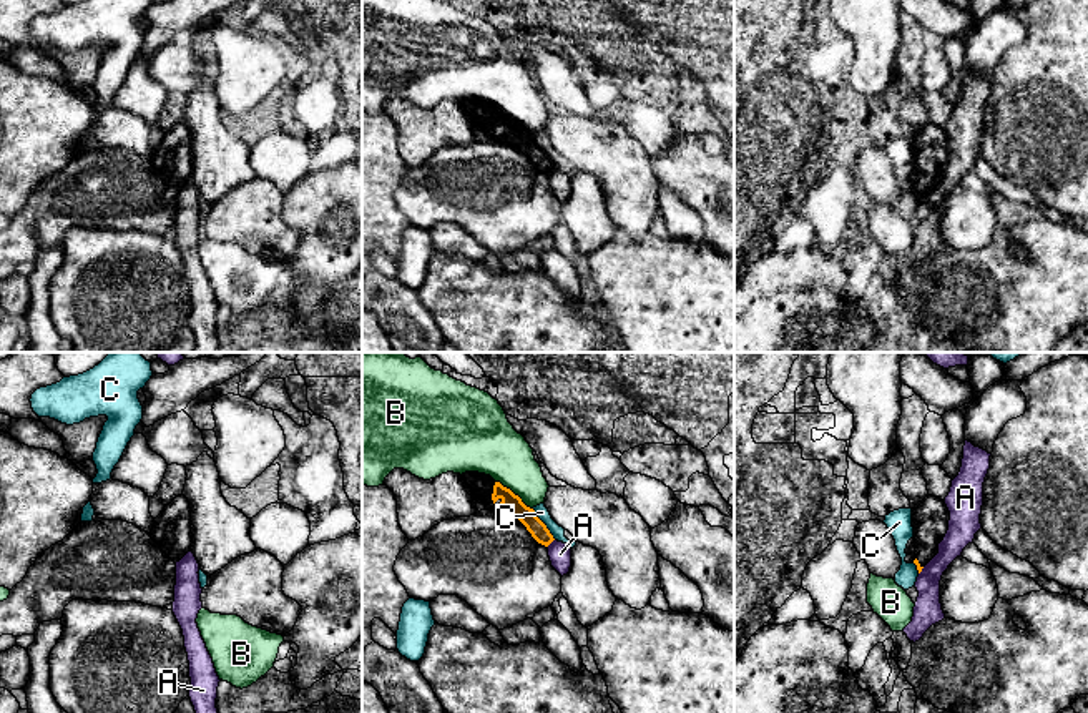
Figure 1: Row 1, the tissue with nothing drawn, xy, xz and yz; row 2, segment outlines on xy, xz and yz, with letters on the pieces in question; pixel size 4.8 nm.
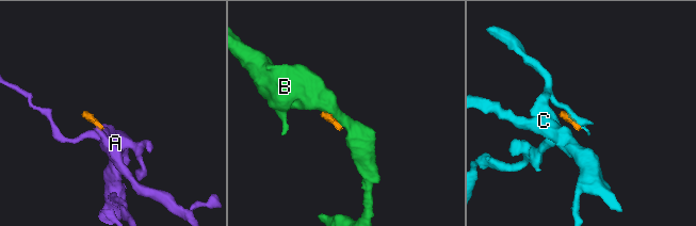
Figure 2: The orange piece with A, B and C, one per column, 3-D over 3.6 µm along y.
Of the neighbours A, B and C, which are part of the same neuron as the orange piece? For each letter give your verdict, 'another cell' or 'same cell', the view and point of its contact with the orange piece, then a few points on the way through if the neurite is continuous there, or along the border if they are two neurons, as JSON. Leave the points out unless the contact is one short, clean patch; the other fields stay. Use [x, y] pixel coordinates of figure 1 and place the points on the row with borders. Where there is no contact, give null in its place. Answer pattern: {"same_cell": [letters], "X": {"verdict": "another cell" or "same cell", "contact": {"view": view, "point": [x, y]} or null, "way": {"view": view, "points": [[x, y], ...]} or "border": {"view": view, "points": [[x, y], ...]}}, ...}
{"same_cell": [], "A": {"verdict": "another cell", "contact": {"view": "xz", "point": [550, 542]}, "border": {"view": "xz", "points": [[553, 539], [547, 547]]}}, "B": {"verdict": "another cell", "contact": {"view": "xz", "point": [512, 492]}, "border": {"view": "xz", "points": [[495, 481], [509, 487], [532, 509]]}}, "C": {"verdict": "another cell", "contact": {"view": "xz", "point": [544, 524]}, "border": {"view": "xz", "points": [[532, 509], [555, 539]]}}}

